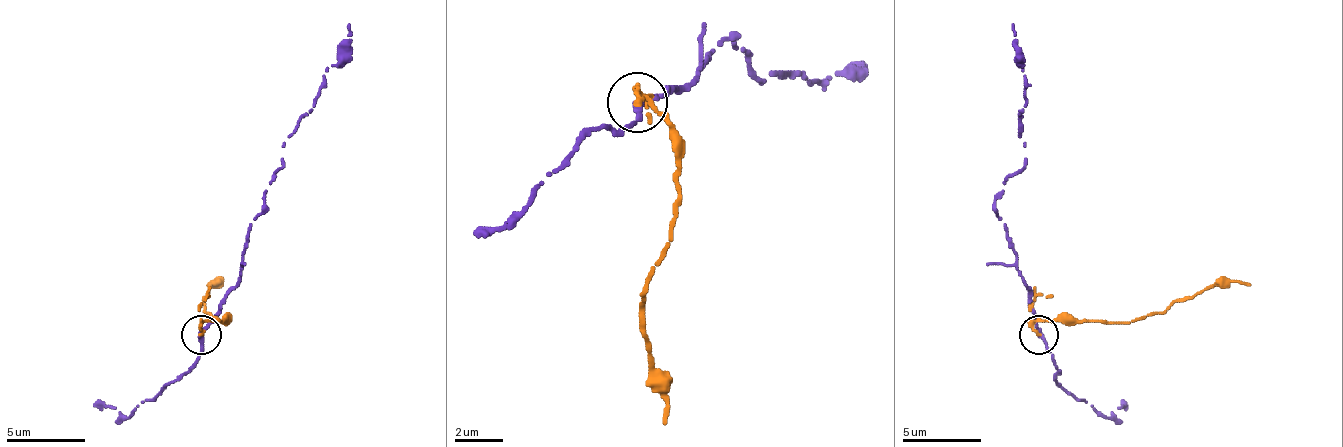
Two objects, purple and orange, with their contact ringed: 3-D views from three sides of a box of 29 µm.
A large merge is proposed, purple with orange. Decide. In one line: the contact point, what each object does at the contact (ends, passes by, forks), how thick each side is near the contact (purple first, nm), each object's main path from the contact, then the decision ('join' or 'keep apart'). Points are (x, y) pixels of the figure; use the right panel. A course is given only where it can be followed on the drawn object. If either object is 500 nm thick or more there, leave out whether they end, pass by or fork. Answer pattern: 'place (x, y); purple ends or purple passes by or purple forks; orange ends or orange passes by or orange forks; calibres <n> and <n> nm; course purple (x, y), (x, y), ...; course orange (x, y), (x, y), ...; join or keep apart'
place (1038, 334); purple passes by; orange ends; calibres 240 and 240 nm; course purple (1037, 333), (1006, 223), (994, 211), (1002, 183), (1025, 163), (1025, 108), (1014, 24); course orange (1037, 333), (1037, 322), (1101, 322), (1164, 314), (1212, 286), (1251, 286); keep apart

